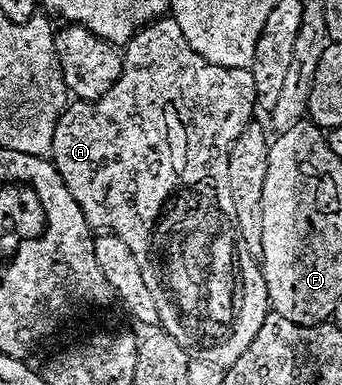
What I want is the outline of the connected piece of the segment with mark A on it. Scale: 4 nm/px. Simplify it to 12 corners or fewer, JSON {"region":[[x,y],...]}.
{"region":[[172,17],[55,125],[159,327],[228,368],[270,314],[231,189],[257,111]]}

